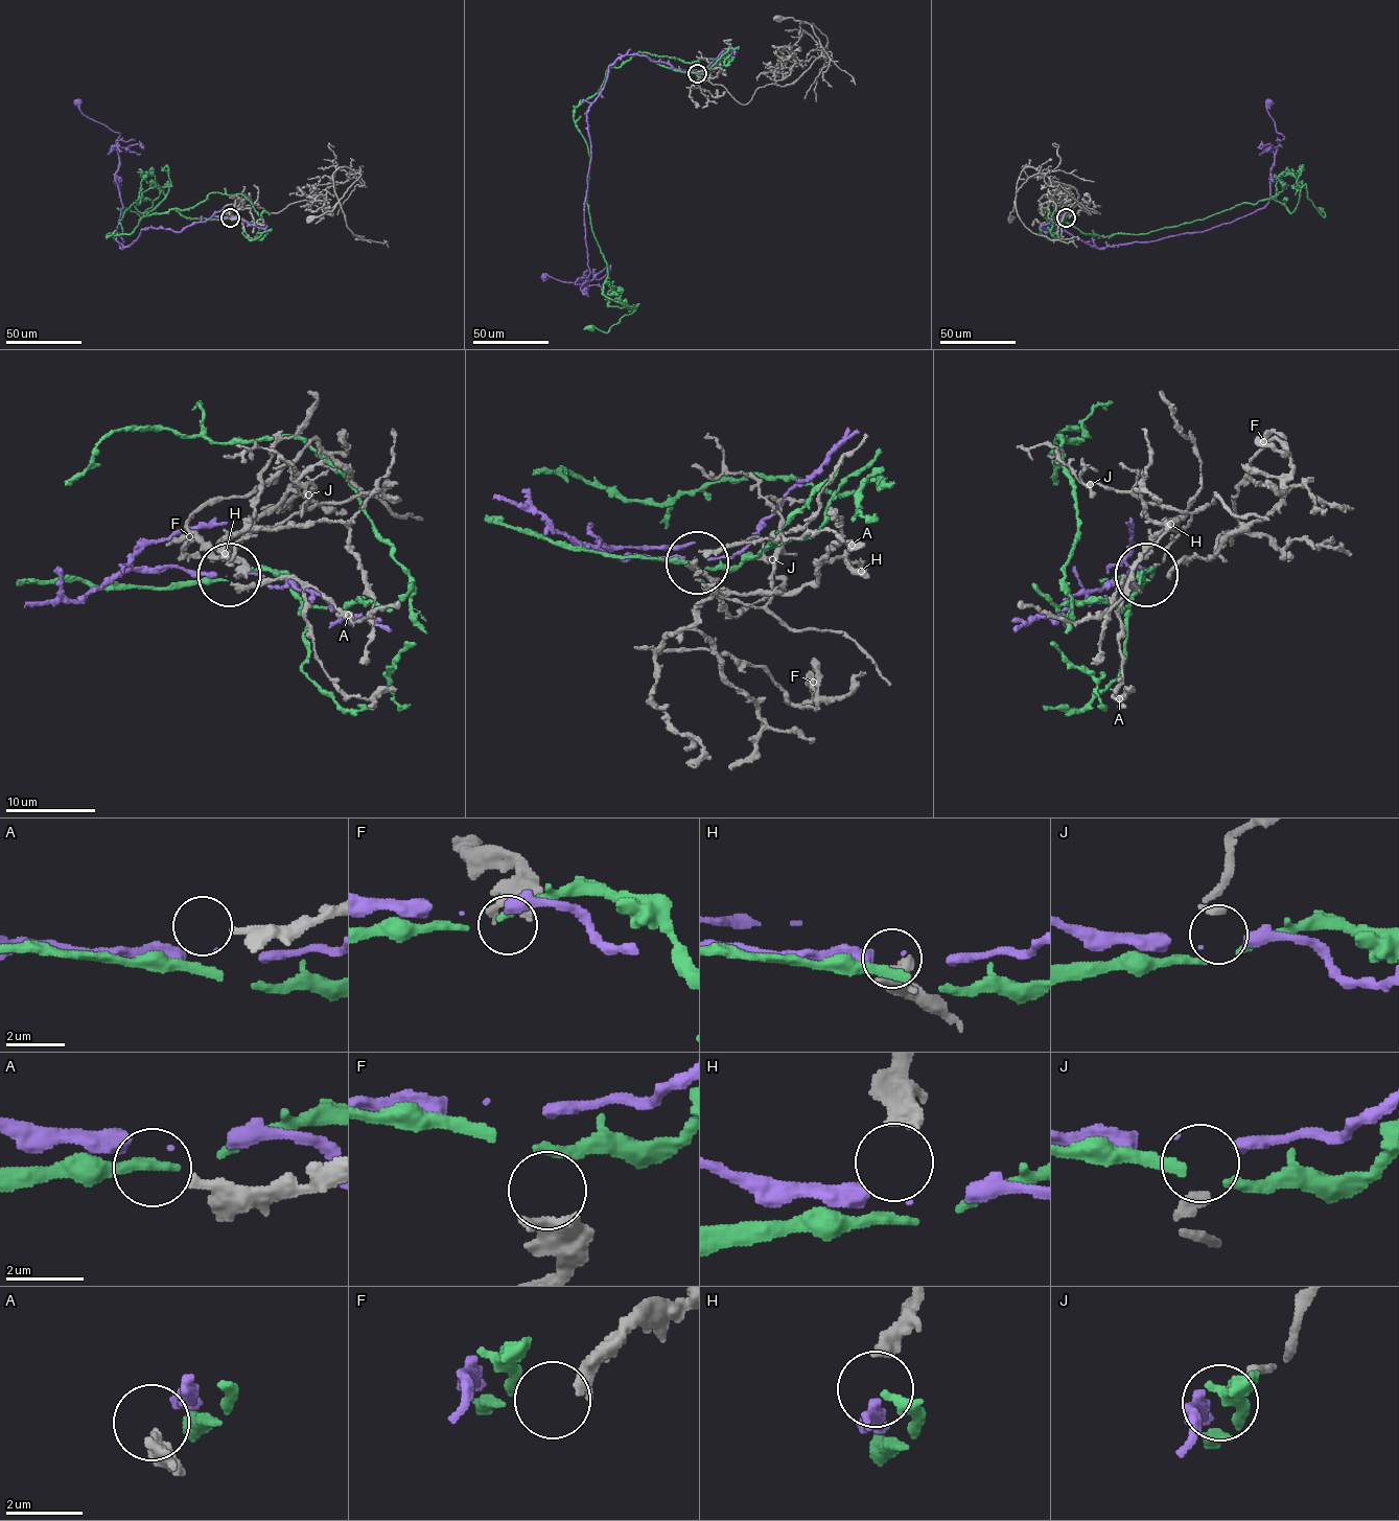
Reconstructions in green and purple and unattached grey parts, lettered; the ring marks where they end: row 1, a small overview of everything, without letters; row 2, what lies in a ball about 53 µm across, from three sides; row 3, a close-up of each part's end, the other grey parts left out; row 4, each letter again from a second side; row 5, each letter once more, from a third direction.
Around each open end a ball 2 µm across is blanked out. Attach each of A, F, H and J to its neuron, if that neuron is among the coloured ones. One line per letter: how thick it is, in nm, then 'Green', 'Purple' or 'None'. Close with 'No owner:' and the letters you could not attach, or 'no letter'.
A: Thickness 320 nm. None
F: Thickness 420 nm. None
H: Thickness 500 nm. None
J: Thickness 280 nm. None
No owner: A, F, H, J

